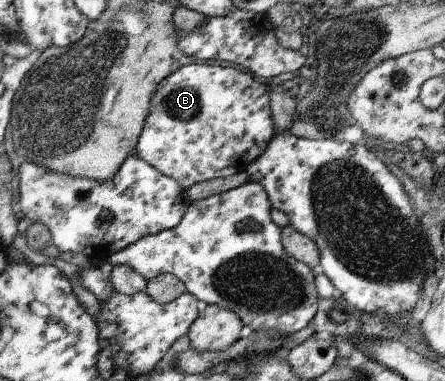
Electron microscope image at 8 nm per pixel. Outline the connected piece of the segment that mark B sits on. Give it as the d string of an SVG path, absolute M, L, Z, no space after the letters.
M203 62L183 65L159 82L151 97L149 114L134 154L161 174L174 178L185 190L197 181L225 178L243 172L247 165L263 154L274 138L276 128L270 109L271 90L272 87L257 82L250 72L238 71L233 66Z

